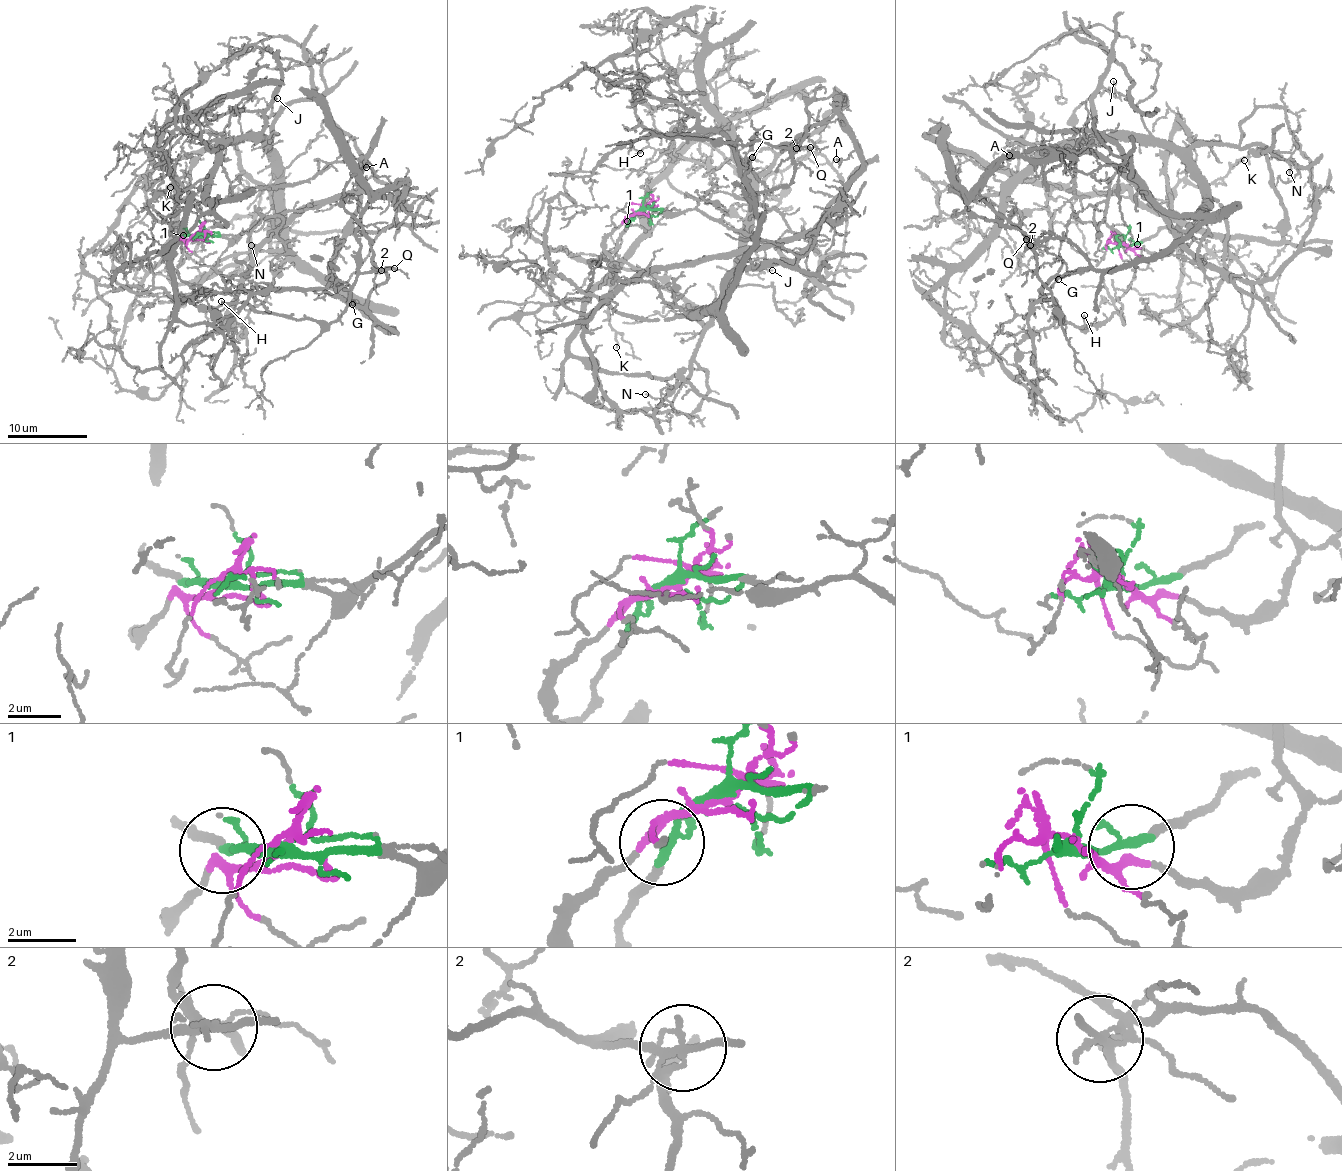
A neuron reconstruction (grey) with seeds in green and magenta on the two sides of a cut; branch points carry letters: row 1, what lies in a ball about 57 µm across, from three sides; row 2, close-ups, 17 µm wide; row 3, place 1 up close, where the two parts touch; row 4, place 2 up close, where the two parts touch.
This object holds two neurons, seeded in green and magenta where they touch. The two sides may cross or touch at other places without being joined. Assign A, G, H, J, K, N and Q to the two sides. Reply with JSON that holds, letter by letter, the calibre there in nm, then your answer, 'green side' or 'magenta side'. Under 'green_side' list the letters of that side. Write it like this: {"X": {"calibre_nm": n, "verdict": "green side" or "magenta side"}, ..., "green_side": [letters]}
{"A": {"calibre_nm": 90, "verdict": "green side"}, "G": {"calibre_nm": 120, "verdict": "magenta side"}, "H": {"calibre_nm": 110, "verdict": "green side"}, "J": {"calibre_nm": 120, "verdict": "magenta side"}, "K": {"calibre_nm": 90, "verdict": "green side"}, "N": {"calibre_nm": 100, "verdict": "magenta side"}, "Q": {"calibre_nm": 220, "verdict": "green side"}, "green_side": ["A", "H", "K", "Q"]}

